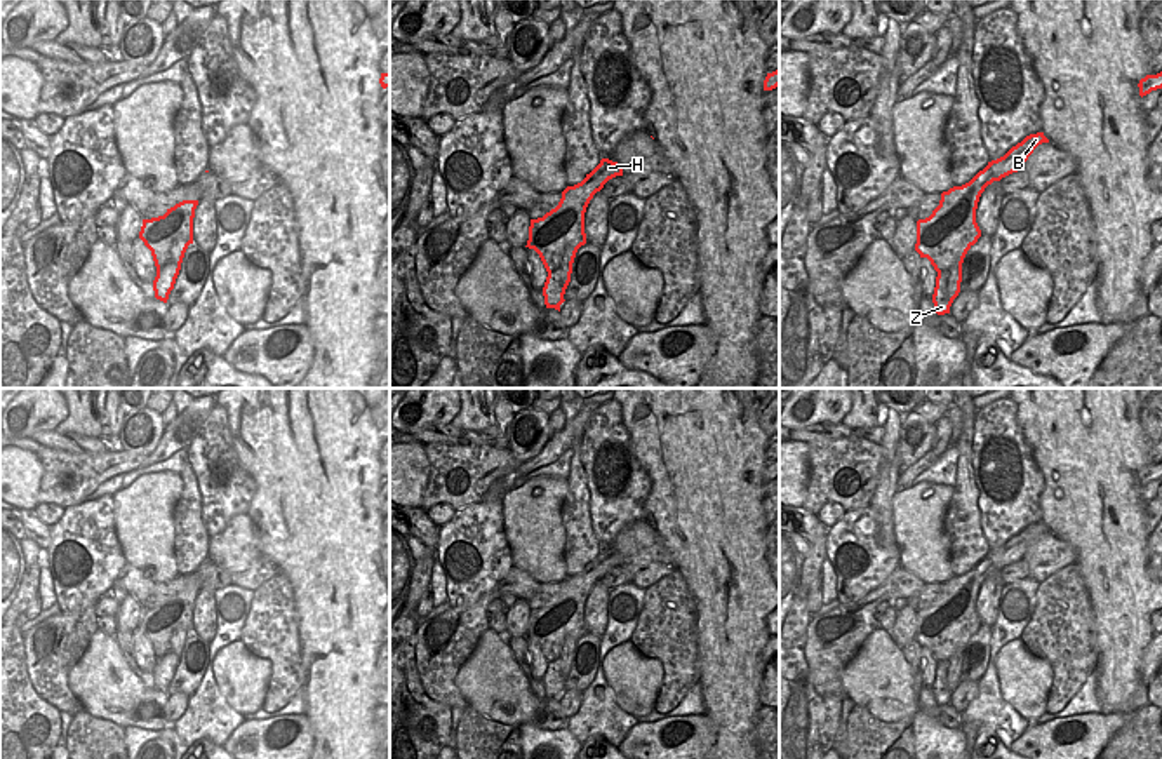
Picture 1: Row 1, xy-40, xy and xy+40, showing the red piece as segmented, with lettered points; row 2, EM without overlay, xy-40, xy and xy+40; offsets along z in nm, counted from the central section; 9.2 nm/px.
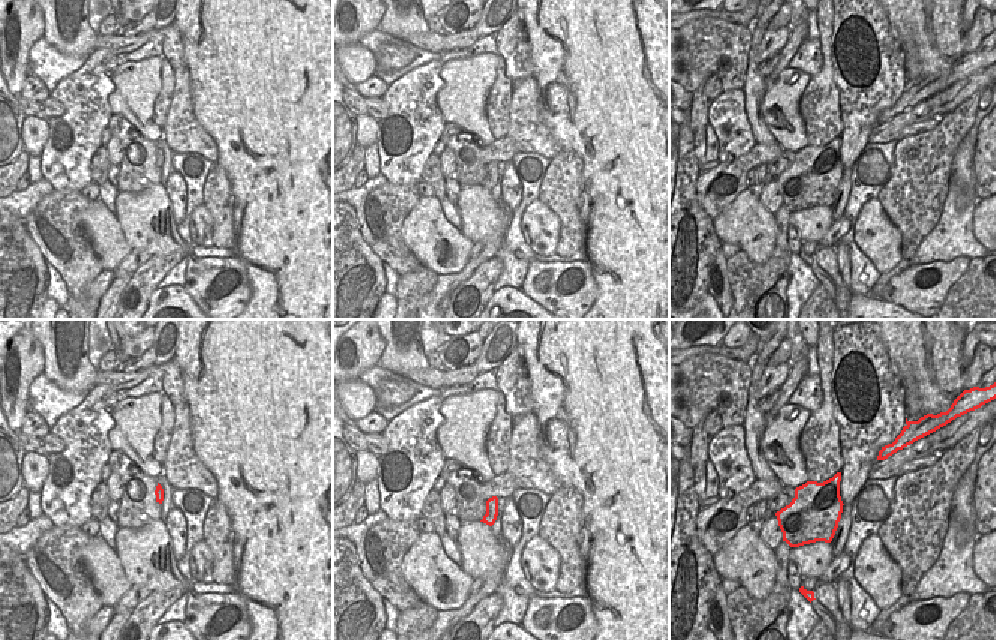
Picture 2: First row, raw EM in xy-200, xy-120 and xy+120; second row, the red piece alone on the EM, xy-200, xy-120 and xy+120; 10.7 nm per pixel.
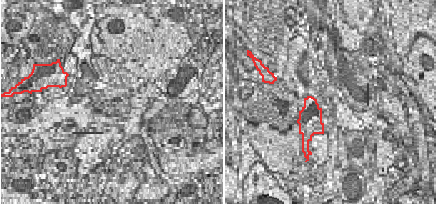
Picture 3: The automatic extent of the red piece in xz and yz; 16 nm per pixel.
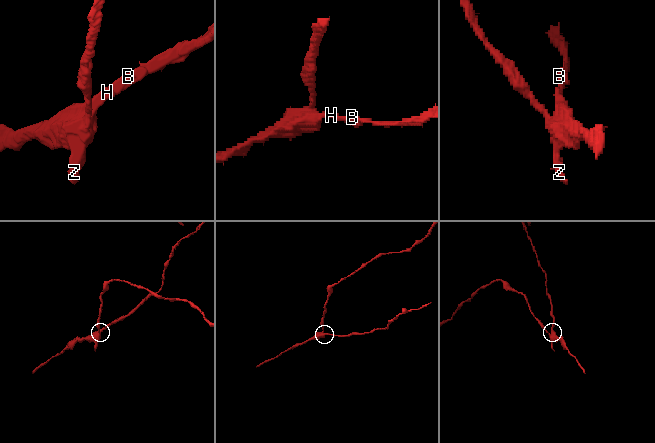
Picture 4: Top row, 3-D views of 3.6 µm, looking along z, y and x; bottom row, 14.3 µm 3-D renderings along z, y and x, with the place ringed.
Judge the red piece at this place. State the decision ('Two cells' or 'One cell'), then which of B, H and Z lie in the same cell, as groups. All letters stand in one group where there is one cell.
Two cells. Groups: B H / Z

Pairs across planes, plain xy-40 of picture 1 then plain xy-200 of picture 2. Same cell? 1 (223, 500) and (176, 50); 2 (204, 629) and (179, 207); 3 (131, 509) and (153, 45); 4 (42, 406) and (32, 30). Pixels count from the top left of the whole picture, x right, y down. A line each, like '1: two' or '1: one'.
1: one
2: one
3: two
4: one

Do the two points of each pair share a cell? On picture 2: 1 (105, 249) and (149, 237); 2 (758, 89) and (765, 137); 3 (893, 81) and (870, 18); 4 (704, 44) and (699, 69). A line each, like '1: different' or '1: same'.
1: different
2: same
3: same
4: same

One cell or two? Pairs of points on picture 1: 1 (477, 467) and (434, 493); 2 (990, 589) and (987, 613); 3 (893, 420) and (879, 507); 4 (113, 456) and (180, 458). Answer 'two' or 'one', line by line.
1: one
2: one
3: one
4: two

